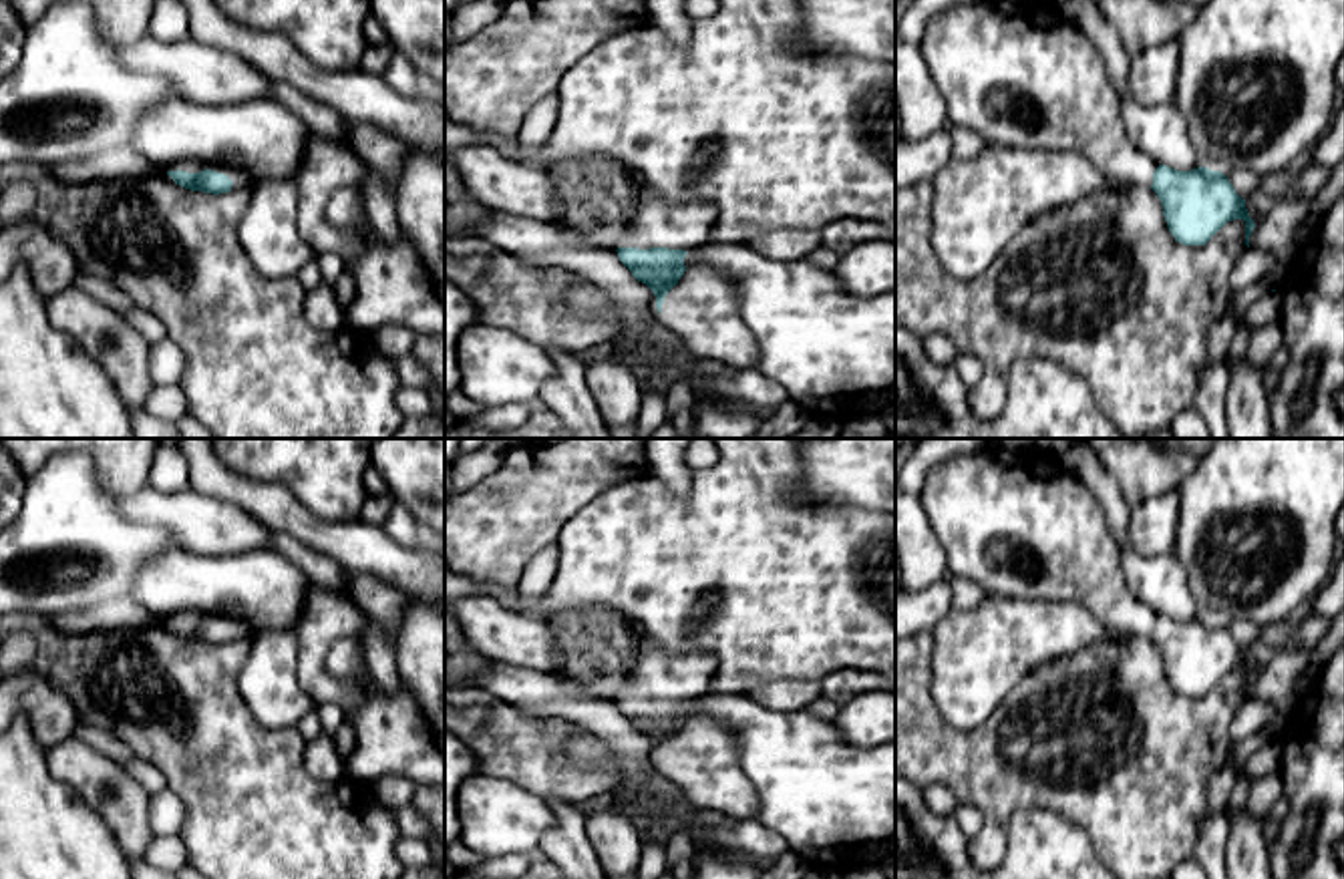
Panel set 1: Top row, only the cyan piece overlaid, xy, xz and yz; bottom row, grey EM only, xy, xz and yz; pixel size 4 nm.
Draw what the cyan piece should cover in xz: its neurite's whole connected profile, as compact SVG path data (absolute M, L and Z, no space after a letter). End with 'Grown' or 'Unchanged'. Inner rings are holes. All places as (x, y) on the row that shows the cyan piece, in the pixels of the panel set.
M636 171L634 185L634 219L616 251L632 276L654 292L662 314L666 294L686 272L686 253L706 241L716 207L706 201L668 201Z. Grown

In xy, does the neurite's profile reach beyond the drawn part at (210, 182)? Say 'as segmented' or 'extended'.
extended

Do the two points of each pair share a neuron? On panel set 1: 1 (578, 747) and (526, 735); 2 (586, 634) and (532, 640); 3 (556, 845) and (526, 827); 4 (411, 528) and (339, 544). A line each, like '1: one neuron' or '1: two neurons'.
1: two neurons
2: two neurons
3: two neurons
4: two neurons

